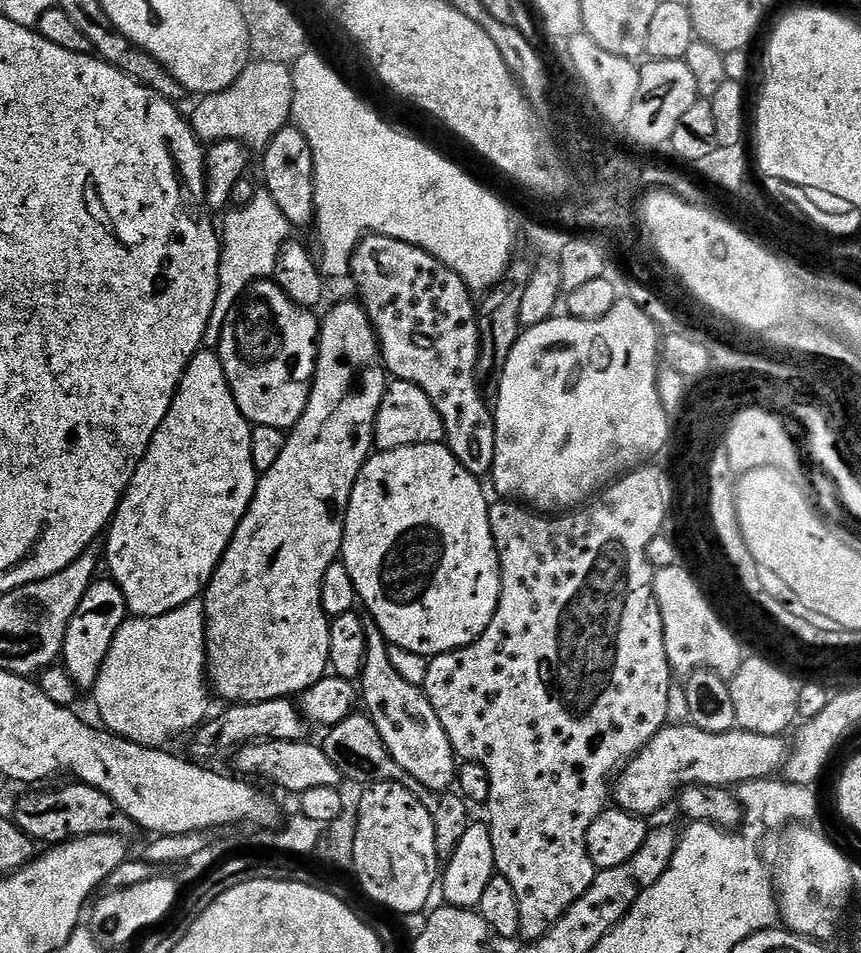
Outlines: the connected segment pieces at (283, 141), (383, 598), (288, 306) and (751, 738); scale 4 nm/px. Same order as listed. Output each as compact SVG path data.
M295 126L278 130L274 138L262 149L264 156L263 187L278 204L278 209L286 216L293 229L300 230L313 223L316 218L316 171L314 170L314 154L310 150L310 142L306 142L306 134Z
M447 443L419 444L402 446L398 450L377 451L369 456L362 466L354 482L354 490L350 494L348 509L344 515L344 541L340 547L340 556L346 570L350 570L350 578L354 578L359 603L368 607L367 615L375 620L391 647L410 650L414 654L431 658L470 646L486 630L486 626L490 626L494 610L498 610L500 597L500 556L496 553L496 543L490 530L488 517L490 500L489 497L484 497L484 488L480 484L483 483L478 477L462 467L456 455L448 449Z
M260 278L257 279L255 284L250 284L244 292L244 295L237 300L234 307L230 310L230 314L226 318L226 326L222 330L218 355L224 367L224 373L228 379L230 390L238 402L238 410L242 410L242 414L247 418L249 424L253 426L261 424L262 426L274 426L275 428L290 430L298 422L298 418L302 418L302 414L306 410L308 399L312 393L312 379L316 373L316 345L320 343L321 326L321 321L318 319L318 316L315 316L316 314L315 311L295 304L295 302L278 287L275 279L272 278Z
M691 722L684 724L669 723L649 742L639 754L630 760L614 780L614 804L624 812L632 812L636 816L652 818L659 808L677 799L678 793L691 788L693 784L705 784L715 788L731 789L746 782L766 780L775 777L783 769L790 751L789 741L783 735L754 734L743 730L733 730L726 734L710 734L697 728Z

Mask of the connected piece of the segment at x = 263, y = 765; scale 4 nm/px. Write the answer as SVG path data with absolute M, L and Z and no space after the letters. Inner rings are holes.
M270 740L246 744L235 753L234 759L236 759L237 768L235 771L248 778L269 776L274 783L293 794L314 790L318 786L340 788L342 777L338 766L334 766L334 762L330 762L330 758L326 758L324 749L319 743L308 743L304 740Z

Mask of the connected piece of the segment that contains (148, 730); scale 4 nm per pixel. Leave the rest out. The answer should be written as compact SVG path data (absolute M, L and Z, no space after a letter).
M200 598L161 616L138 616L125 620L118 634L114 634L110 654L106 654L106 662L96 679L94 695L96 708L100 711L99 723L107 731L135 744L140 744L143 740L160 740L167 745L175 736L188 731L191 733L201 727L209 719L213 711L212 700L214 701L206 675L206 629L208 623L204 617L204 602Z

